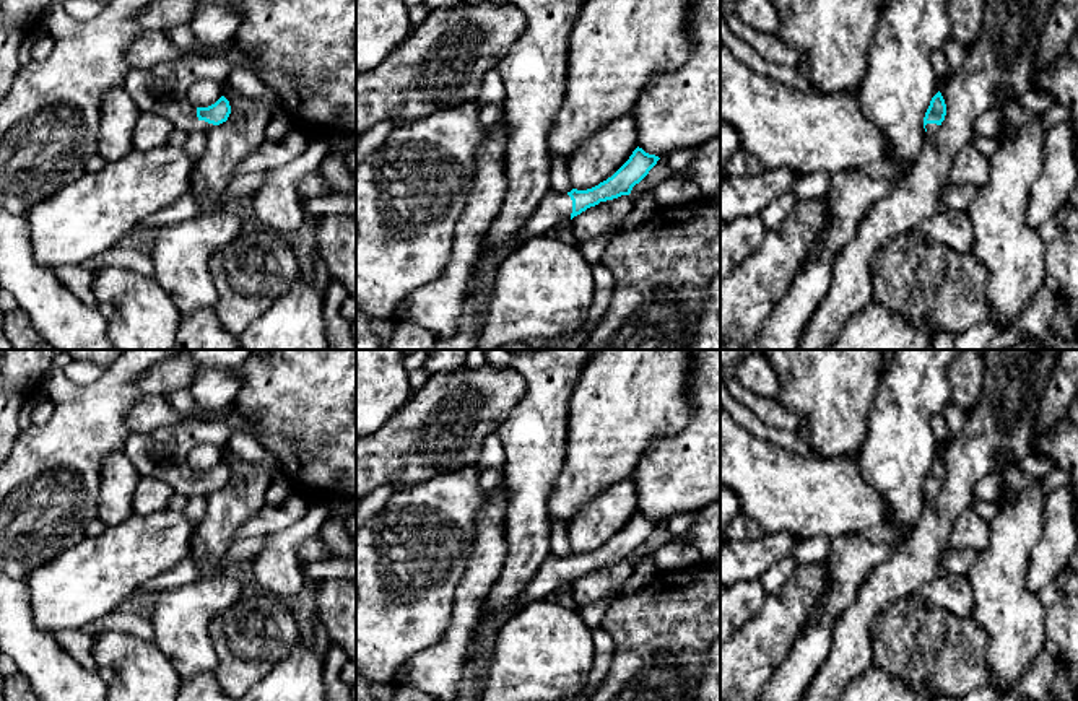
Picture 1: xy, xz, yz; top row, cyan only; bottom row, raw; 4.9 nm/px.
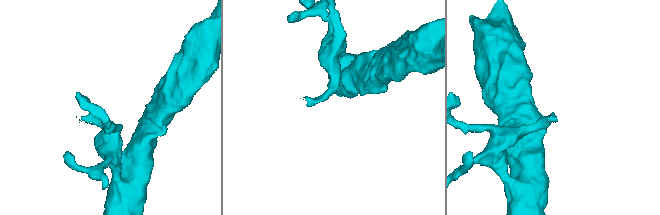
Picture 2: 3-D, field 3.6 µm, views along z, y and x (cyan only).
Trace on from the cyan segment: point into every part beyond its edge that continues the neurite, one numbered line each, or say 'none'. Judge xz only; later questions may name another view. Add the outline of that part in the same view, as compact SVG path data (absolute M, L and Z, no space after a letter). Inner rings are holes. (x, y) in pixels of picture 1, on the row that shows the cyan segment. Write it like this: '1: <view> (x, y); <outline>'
1: xz (553, 207); M548 190L540 200L535 211L527 218L520 234L509 242L494 249L481 263L476 276L476 298L473 301L476 311L476 324L485 325L489 316L489 306L496 286L496 272L499 263L512 254L522 242L548 234L563 220L571 220L572 200L567 194L556 194Z

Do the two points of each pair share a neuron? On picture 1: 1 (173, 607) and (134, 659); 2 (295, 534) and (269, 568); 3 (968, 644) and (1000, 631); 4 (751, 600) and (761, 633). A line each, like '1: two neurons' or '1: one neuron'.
1: two neurons
2: one neuron
3: two neurons
4: two neurons

